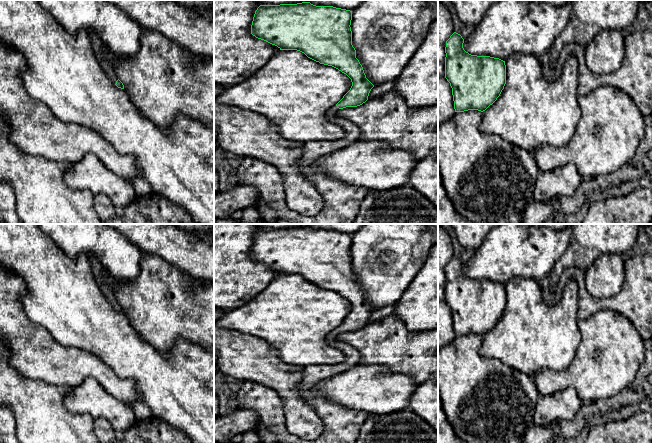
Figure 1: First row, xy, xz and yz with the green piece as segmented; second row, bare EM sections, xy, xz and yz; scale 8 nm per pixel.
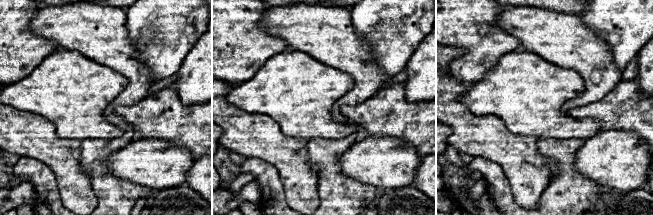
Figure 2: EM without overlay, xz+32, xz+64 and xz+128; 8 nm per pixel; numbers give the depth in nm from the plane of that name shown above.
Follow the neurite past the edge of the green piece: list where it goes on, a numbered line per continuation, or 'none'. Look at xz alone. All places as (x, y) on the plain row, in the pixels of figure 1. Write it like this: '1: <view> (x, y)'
1: xz (312, 375)

